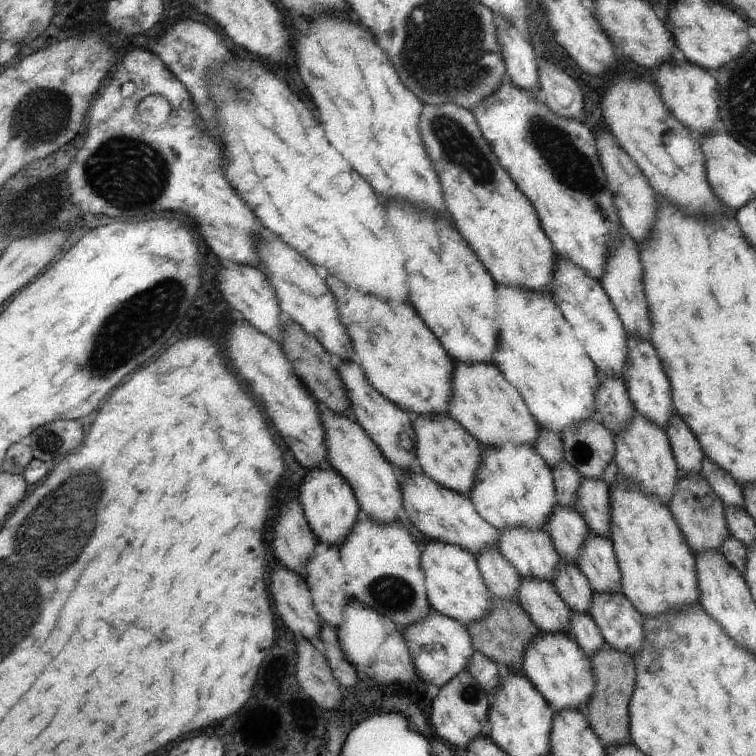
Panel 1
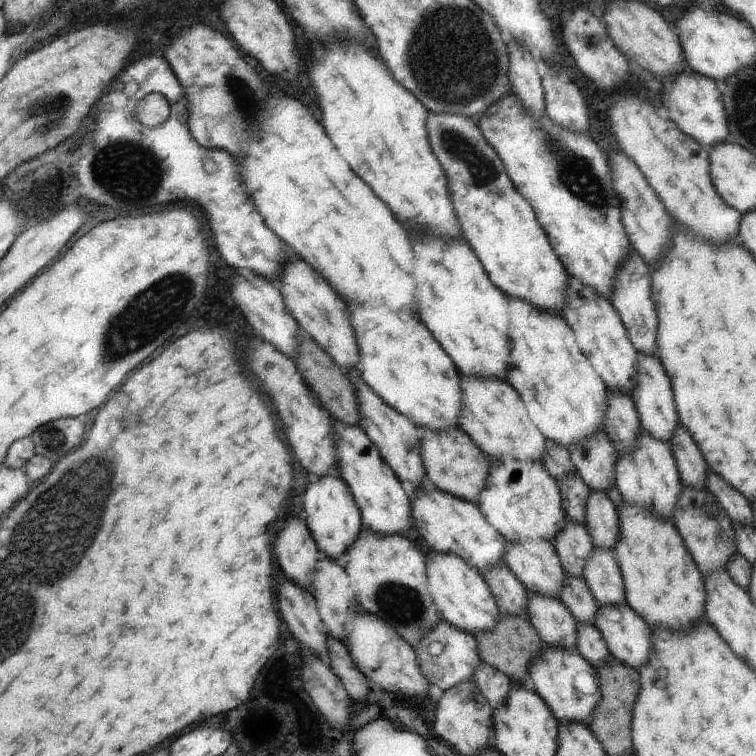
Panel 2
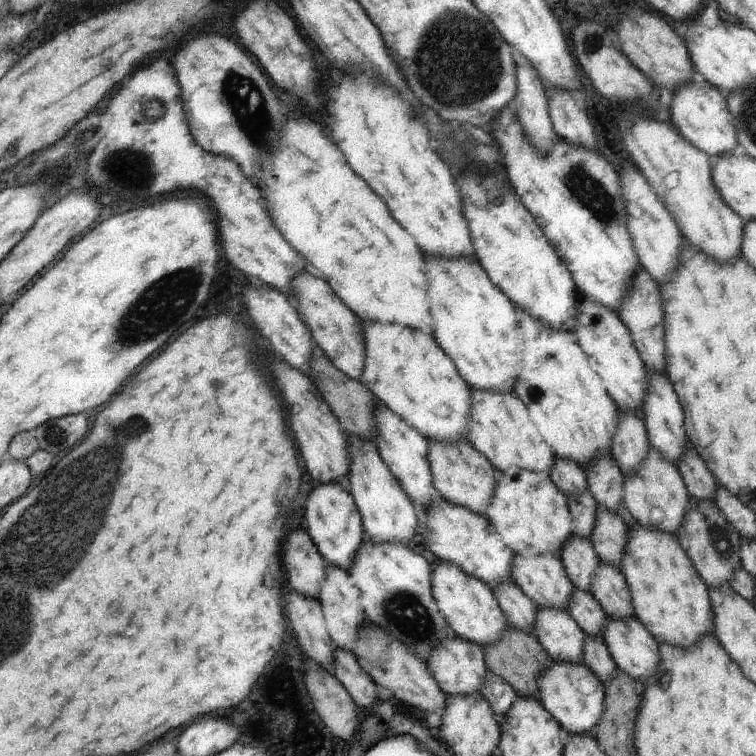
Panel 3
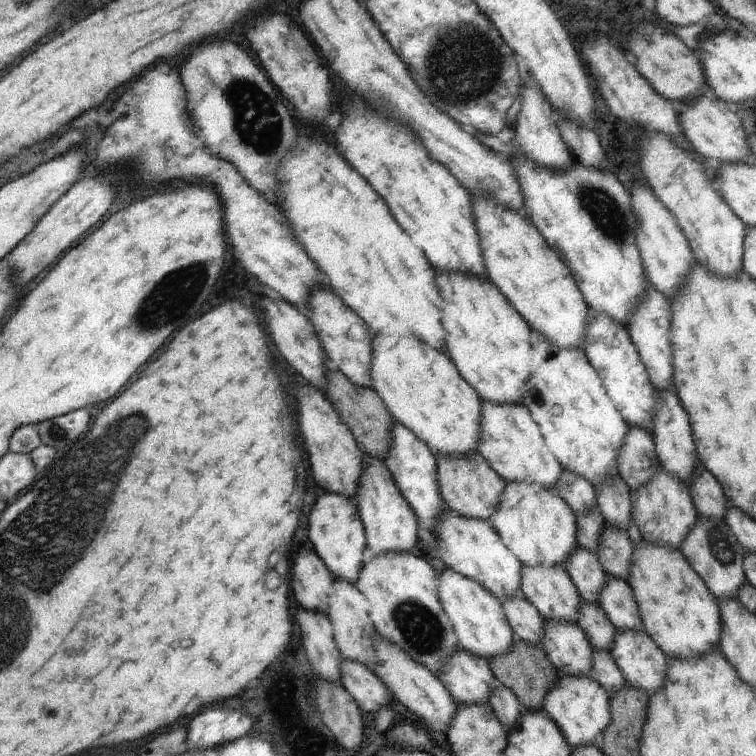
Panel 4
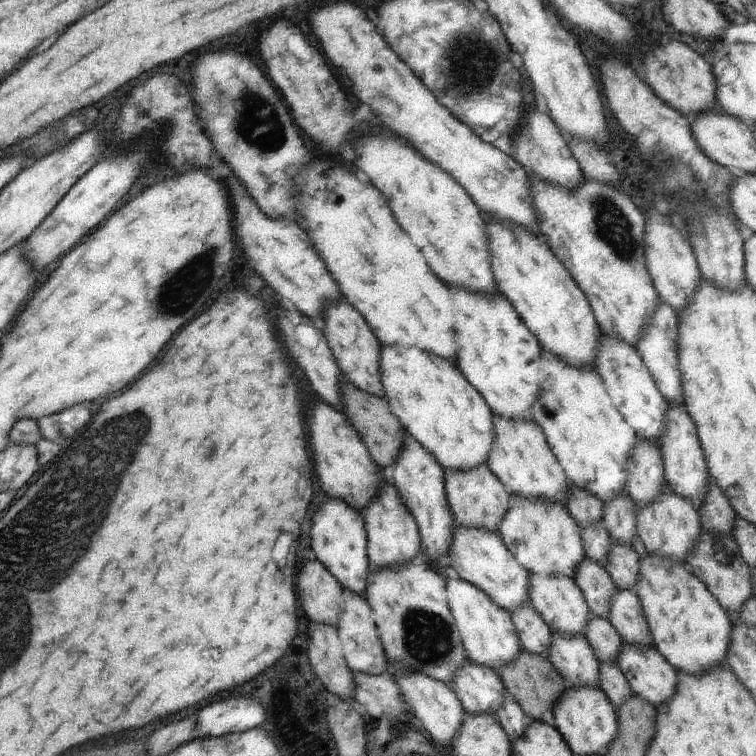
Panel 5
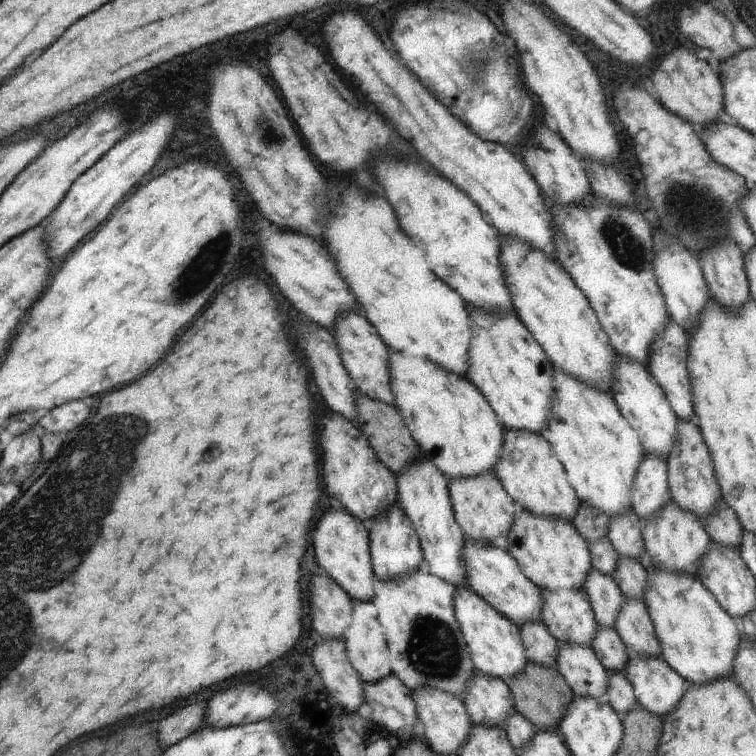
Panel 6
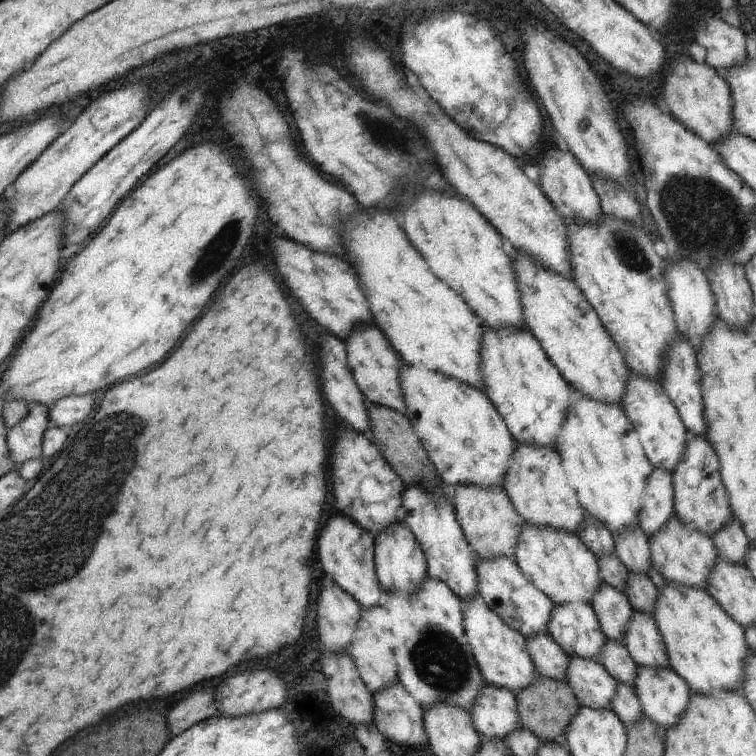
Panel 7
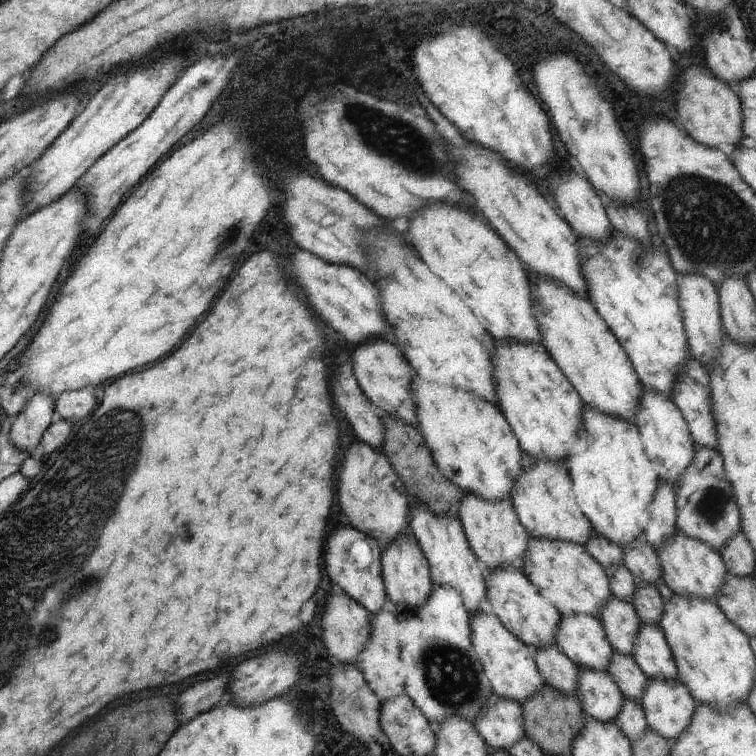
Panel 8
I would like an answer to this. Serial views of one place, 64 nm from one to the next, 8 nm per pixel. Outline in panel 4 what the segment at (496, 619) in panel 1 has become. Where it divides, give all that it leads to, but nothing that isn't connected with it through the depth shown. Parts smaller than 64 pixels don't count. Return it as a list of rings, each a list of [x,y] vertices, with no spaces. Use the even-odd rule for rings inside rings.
[[[516,640],[514,650],[504,656],[494,656],[490,659],[494,672],[504,685],[514,690],[516,698],[525,710],[541,710],[544,708],[546,693],[556,686],[559,672],[545,651],[539,646],[530,646],[530,642]]]

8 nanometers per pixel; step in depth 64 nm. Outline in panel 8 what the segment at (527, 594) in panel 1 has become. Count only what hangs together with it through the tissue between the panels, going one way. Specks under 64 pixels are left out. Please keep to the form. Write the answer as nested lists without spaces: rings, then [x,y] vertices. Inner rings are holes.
[[[580,668],[578,670],[578,690],[576,697],[589,718],[600,722],[615,722],[620,708],[622,696],[619,686],[607,672]]]

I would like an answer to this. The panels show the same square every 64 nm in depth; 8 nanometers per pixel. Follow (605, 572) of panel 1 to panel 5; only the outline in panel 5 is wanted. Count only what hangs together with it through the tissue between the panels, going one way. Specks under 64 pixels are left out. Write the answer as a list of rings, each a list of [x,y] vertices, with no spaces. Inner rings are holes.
[[[617,588],[611,601],[609,622],[616,628],[624,643],[654,646],[653,637],[638,596],[633,591]]]

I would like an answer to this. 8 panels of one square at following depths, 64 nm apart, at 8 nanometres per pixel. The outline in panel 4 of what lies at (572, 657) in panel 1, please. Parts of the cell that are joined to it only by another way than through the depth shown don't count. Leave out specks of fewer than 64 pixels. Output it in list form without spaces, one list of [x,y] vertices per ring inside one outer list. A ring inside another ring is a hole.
[[[559,672],[556,686],[546,693],[544,708],[550,718],[564,732],[572,748],[578,746],[600,746],[600,738],[604,730],[610,726],[610,697],[609,693],[599,682],[590,676],[566,676]]]

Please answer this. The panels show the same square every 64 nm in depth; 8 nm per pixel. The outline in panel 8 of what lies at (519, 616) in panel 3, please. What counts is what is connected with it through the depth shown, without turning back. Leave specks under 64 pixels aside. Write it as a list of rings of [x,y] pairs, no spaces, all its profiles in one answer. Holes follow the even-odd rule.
[[[556,644],[534,649],[534,660],[545,684],[554,686],[556,690],[562,690],[564,694],[576,697],[578,670]]]

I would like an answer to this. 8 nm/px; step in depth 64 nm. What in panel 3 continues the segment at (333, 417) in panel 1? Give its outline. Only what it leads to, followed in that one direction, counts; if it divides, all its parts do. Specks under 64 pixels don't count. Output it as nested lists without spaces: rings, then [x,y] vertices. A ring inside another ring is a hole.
[[[350,435],[350,456],[352,456],[353,470],[350,474],[352,493],[357,499],[365,520],[367,538],[374,542],[404,542],[410,544],[418,532],[418,506],[414,502],[401,480],[397,477],[389,463],[381,454],[376,442]]]

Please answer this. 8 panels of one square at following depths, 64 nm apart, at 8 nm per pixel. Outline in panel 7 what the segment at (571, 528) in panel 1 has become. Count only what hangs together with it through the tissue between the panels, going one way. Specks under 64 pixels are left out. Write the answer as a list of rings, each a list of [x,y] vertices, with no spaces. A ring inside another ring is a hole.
[[[602,582],[600,590],[592,594],[591,607],[605,636],[624,644],[624,632],[633,610],[624,593]]]

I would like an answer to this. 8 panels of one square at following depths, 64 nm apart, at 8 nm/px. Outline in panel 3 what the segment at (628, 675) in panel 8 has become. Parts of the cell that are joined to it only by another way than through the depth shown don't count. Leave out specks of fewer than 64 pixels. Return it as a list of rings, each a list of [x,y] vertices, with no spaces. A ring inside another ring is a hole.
[[[574,586],[573,598],[568,602],[568,612],[585,634],[602,637],[606,613],[591,592],[582,592]]]

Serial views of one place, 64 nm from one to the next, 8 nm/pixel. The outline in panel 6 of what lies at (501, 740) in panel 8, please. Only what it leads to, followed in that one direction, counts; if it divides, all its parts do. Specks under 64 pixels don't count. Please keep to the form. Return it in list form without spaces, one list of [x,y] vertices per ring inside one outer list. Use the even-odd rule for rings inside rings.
[[[478,672],[464,698],[465,706],[476,725],[503,729],[514,712],[514,694],[501,679]]]

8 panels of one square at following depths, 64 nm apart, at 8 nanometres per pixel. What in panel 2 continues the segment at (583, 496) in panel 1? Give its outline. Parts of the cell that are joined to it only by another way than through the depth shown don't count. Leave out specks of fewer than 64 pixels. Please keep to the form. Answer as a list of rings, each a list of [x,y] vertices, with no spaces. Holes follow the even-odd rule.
[[[588,488],[584,520],[593,545],[614,551],[618,540],[618,512],[608,495]]]

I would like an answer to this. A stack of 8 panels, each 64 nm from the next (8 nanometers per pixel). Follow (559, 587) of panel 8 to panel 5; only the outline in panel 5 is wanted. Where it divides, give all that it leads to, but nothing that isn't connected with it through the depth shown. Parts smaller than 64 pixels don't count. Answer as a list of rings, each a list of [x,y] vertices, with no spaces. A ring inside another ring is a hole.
[[[514,495],[514,507],[506,516],[500,535],[506,547],[513,552],[520,562],[520,566],[529,575],[538,577],[559,577],[560,579],[572,578],[577,572],[577,567],[585,560],[585,551],[581,538],[581,528],[577,526],[576,520],[569,514],[566,506],[561,503],[546,503],[537,499],[526,499],[522,496]]]

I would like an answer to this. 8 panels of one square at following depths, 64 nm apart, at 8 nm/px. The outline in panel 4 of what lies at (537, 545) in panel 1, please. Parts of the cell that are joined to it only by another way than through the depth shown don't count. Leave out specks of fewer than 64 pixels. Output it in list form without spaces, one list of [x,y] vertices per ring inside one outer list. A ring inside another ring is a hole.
[[[524,566],[521,580],[522,594],[528,599],[534,608],[540,612],[543,618],[552,618],[556,622],[570,622],[575,624],[578,620],[580,602],[583,602],[578,589],[562,566]]]

